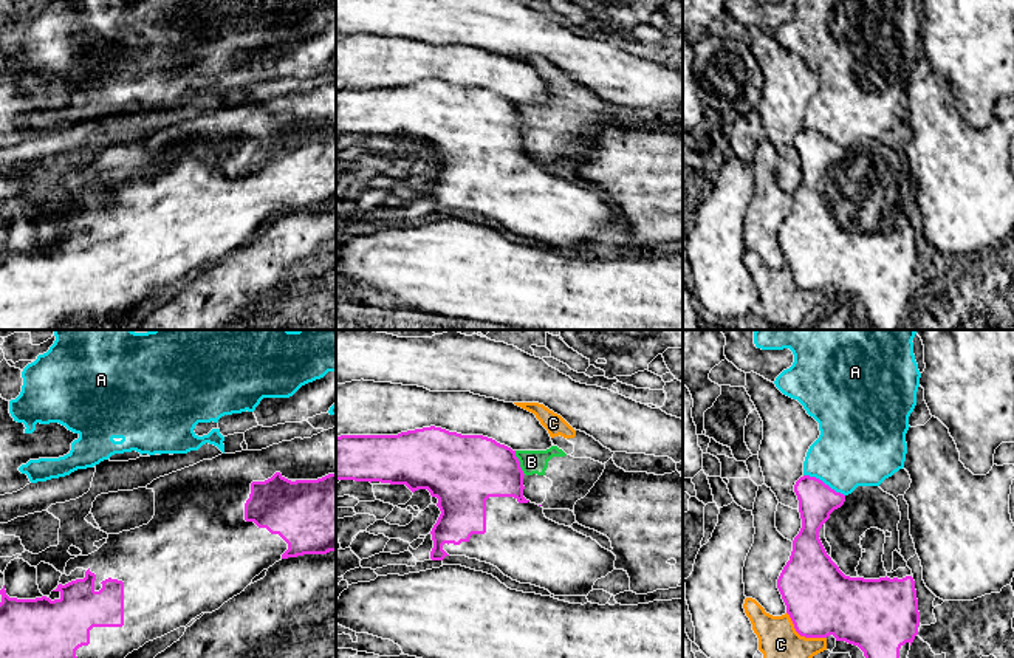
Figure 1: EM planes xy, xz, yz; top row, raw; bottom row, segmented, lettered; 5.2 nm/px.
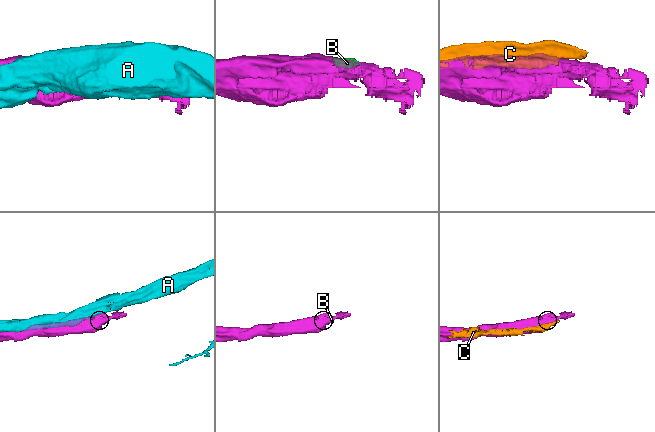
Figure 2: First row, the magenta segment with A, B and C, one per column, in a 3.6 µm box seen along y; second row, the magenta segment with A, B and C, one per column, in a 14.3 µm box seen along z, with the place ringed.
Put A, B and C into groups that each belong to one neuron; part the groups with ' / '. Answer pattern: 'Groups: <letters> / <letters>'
Groups: A / B C

